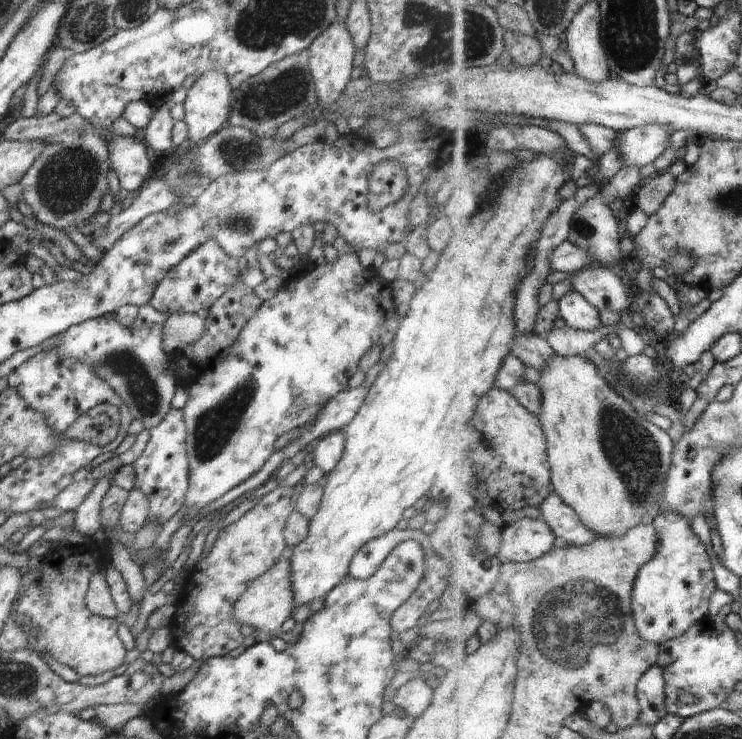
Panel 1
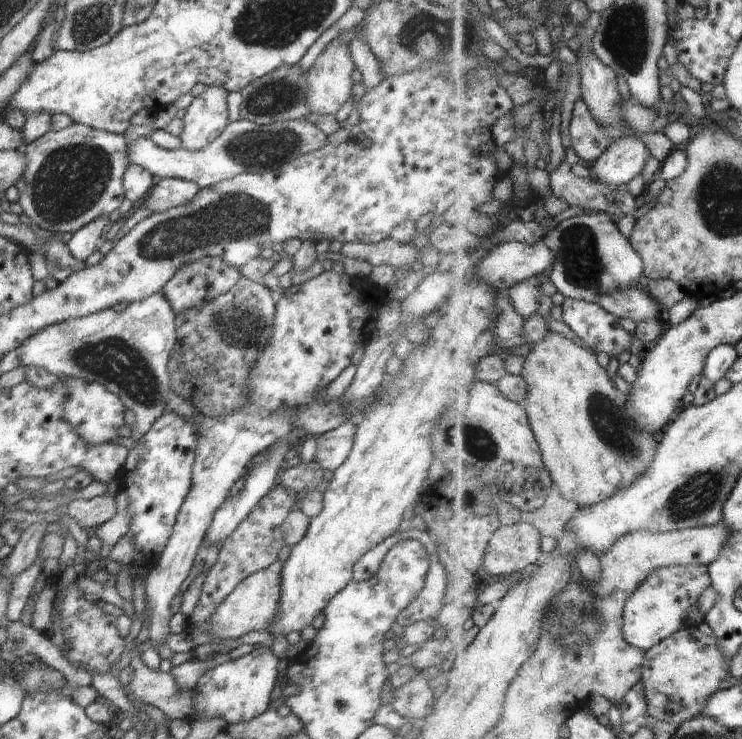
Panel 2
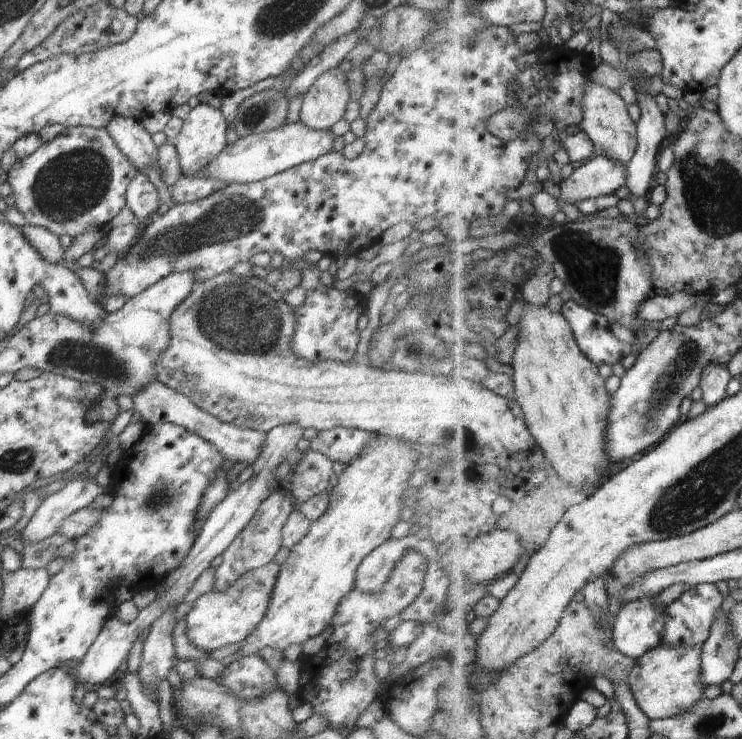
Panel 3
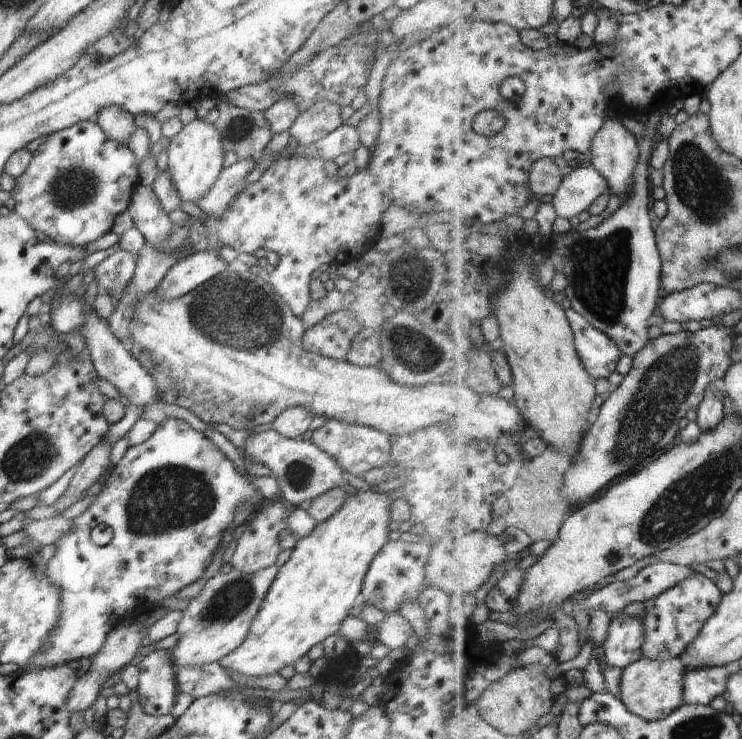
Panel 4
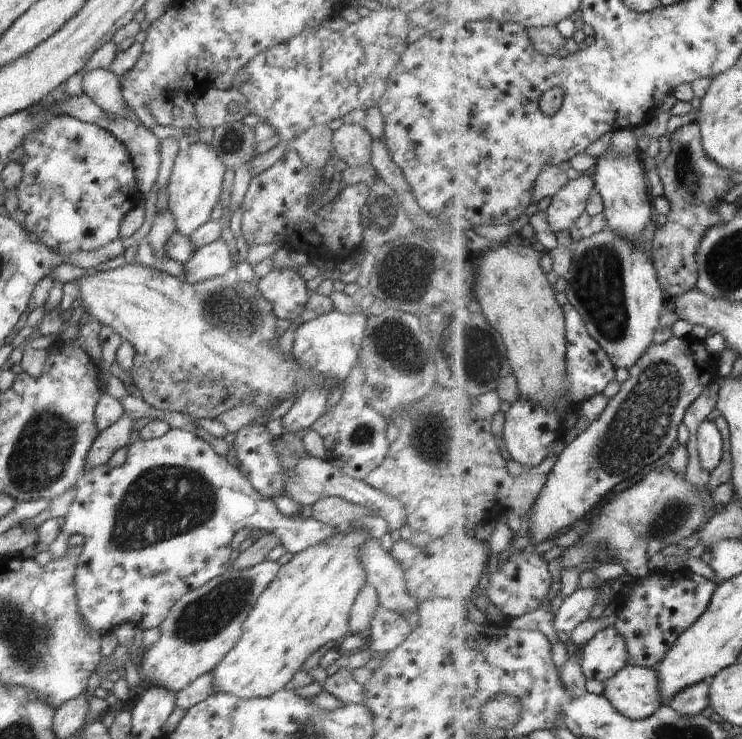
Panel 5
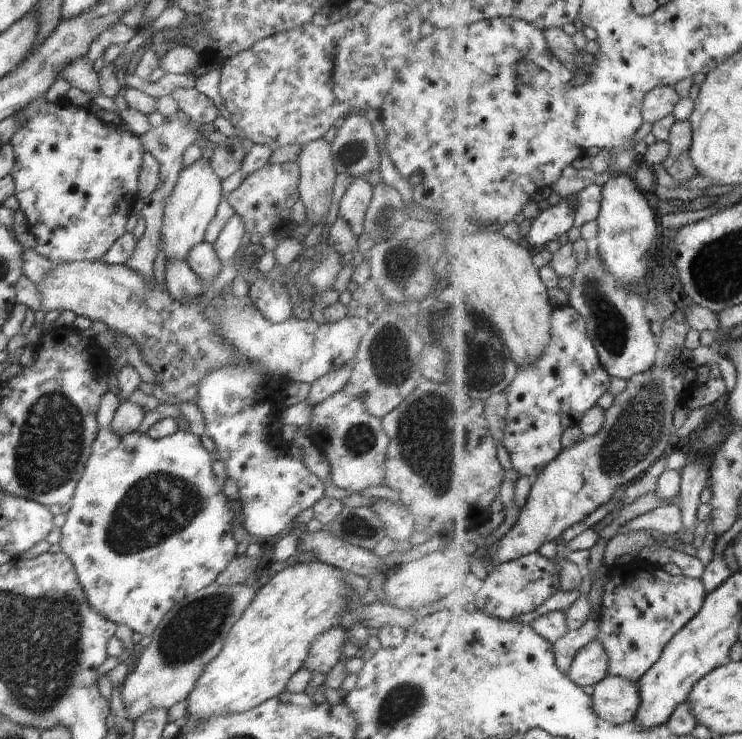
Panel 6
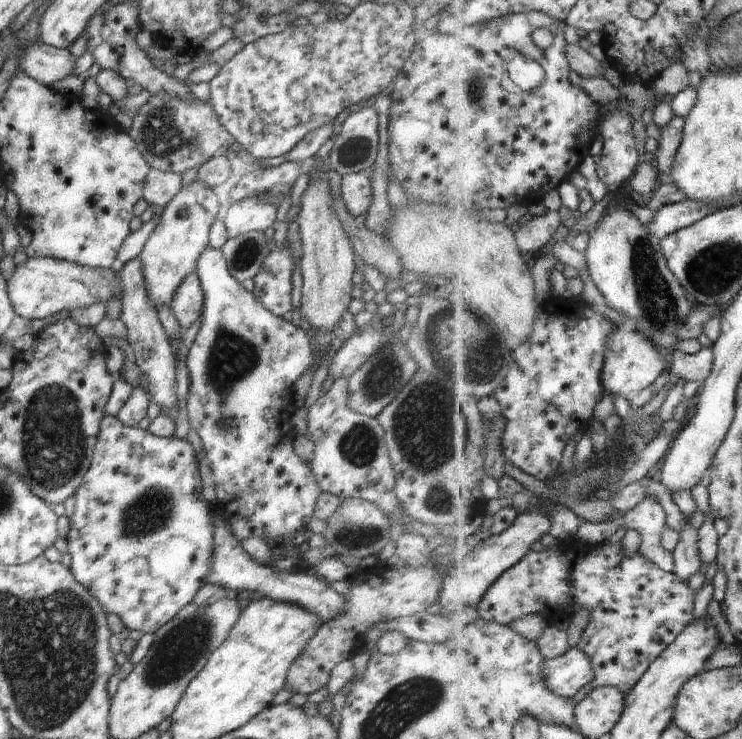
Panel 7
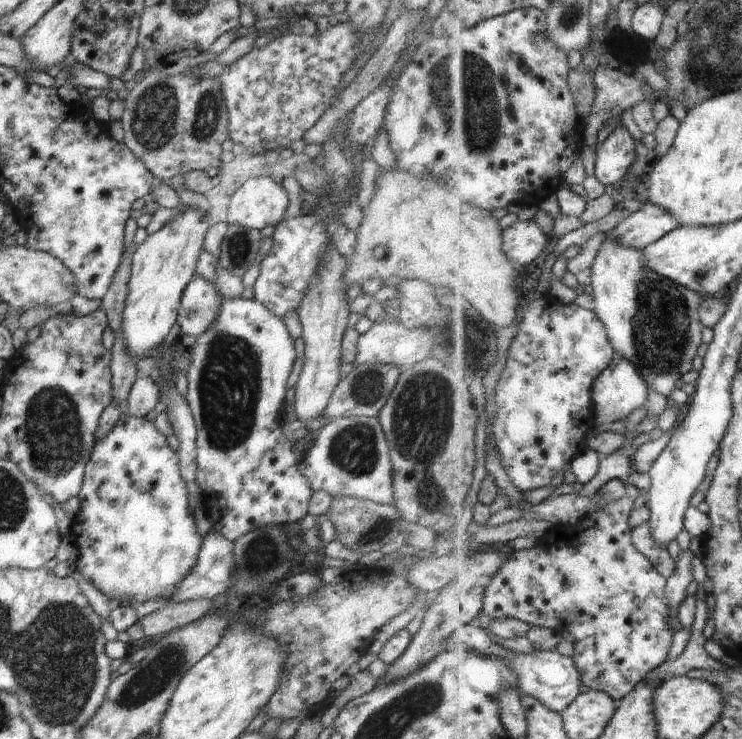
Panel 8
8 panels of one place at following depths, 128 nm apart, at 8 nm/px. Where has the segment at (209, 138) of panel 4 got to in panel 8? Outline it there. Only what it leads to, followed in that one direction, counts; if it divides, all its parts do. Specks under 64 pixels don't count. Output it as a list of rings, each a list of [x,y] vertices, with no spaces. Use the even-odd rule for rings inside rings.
[[[192,205],[178,206],[180,214],[158,232],[150,234],[132,254],[128,294],[122,314],[122,340],[132,358],[141,359],[158,348],[177,322],[178,307],[184,289],[196,276],[196,263],[204,252],[204,239],[210,215]]]

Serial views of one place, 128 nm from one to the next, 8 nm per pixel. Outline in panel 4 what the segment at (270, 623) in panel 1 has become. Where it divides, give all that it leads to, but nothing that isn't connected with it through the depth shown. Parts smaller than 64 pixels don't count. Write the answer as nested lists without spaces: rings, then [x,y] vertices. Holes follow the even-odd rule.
[[[276,565],[253,573],[231,569],[226,574],[218,572],[213,578],[206,580],[201,594],[197,598],[190,599],[186,610],[182,611],[182,619],[176,628],[178,642],[174,650],[169,650],[175,670],[178,666],[184,668],[184,666],[218,663],[218,660],[236,650],[250,632],[250,625],[256,618],[278,574],[278,569]]]

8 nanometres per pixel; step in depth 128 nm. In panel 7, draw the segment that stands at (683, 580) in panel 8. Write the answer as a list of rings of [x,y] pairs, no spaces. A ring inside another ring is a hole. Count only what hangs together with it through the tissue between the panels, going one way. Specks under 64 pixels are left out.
[[[689,520],[681,530],[680,542],[674,551],[676,558],[676,574],[682,576],[684,582],[690,582],[690,578],[702,570],[702,554],[700,554],[700,533],[692,528]]]

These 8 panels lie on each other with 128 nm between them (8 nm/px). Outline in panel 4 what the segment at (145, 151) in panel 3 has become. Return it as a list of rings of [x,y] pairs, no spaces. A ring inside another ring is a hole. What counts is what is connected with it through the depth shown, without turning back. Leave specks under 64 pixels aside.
[[[106,106],[104,110],[100,110],[100,114],[94,121],[100,125],[108,138],[128,147],[130,136],[134,136],[132,132],[136,132],[137,126],[134,123],[134,117],[133,114],[118,108],[118,106]]]

